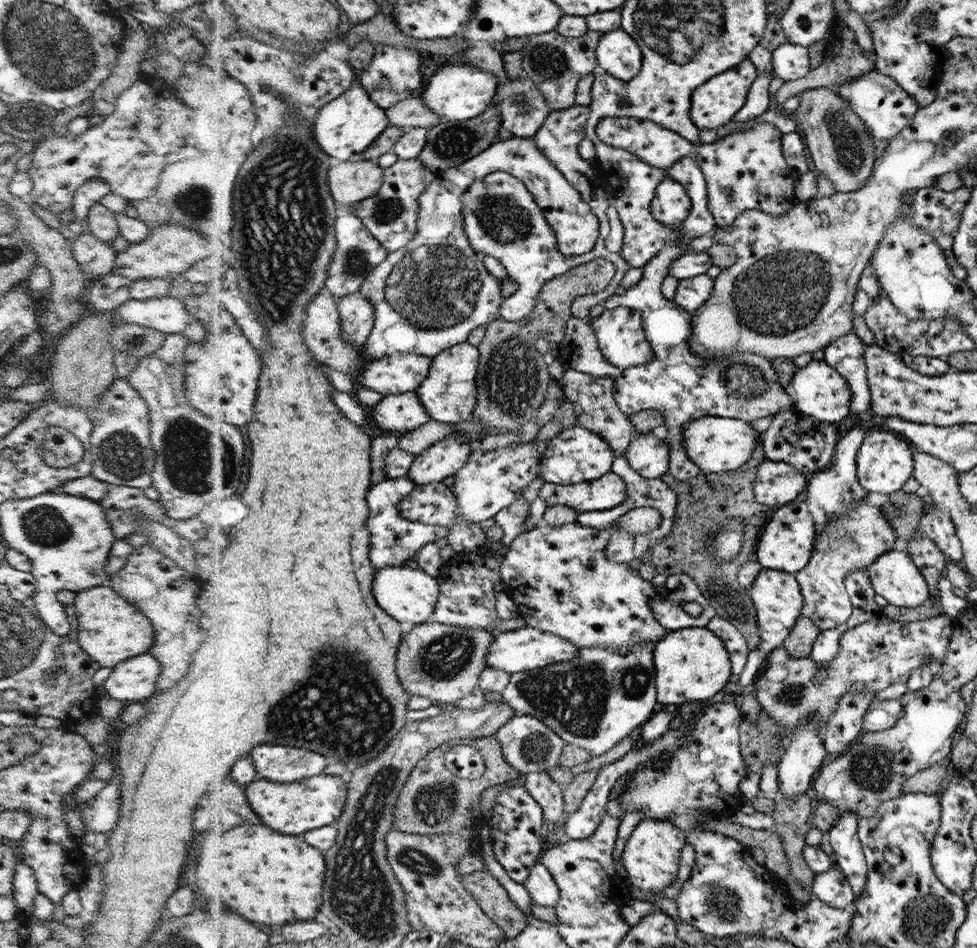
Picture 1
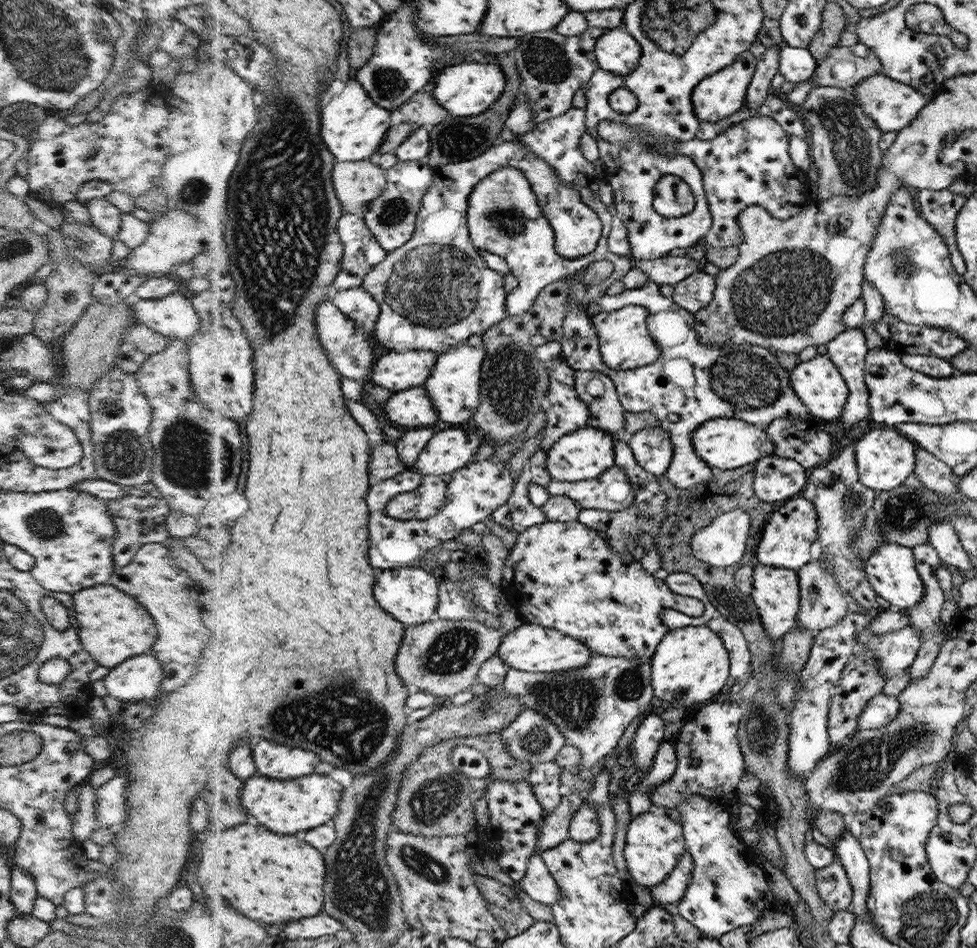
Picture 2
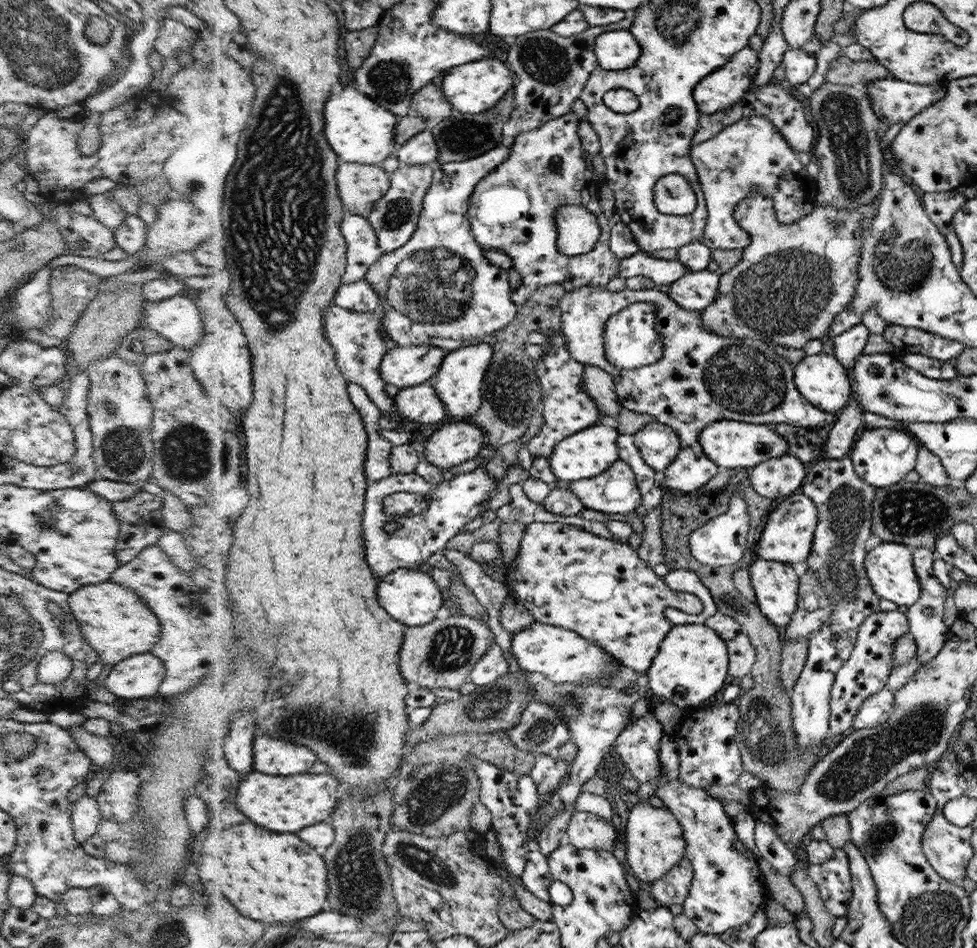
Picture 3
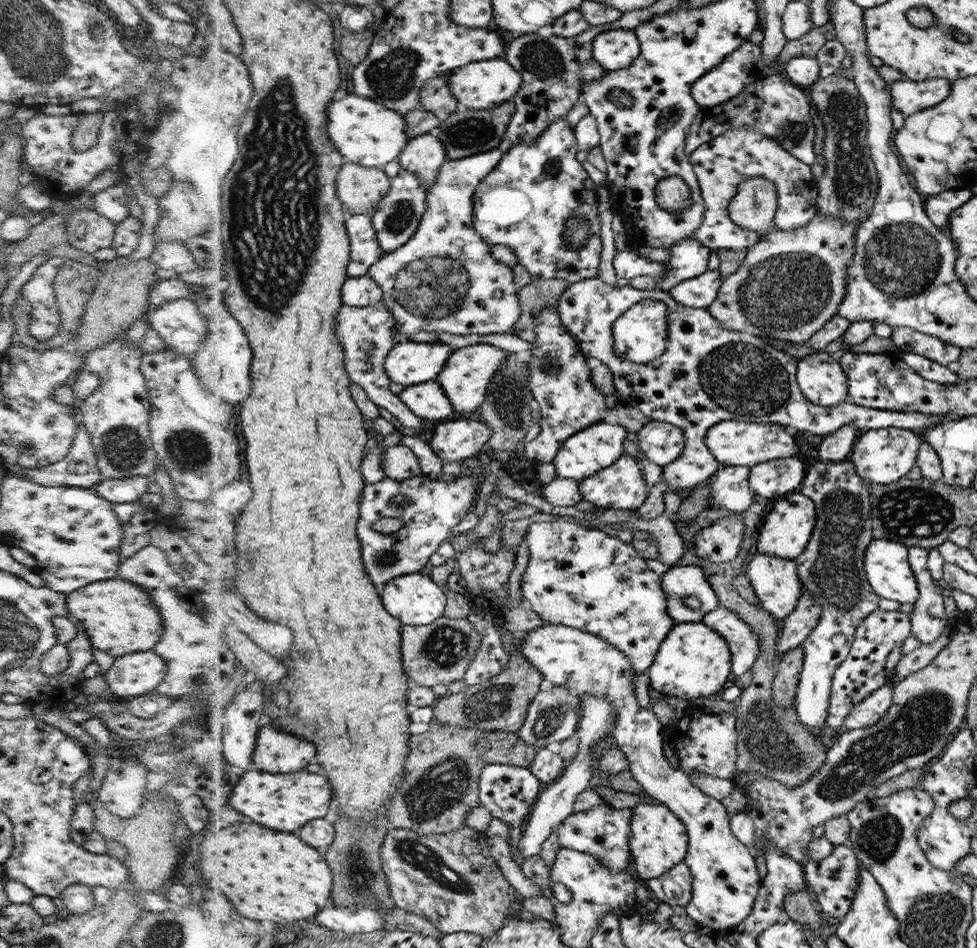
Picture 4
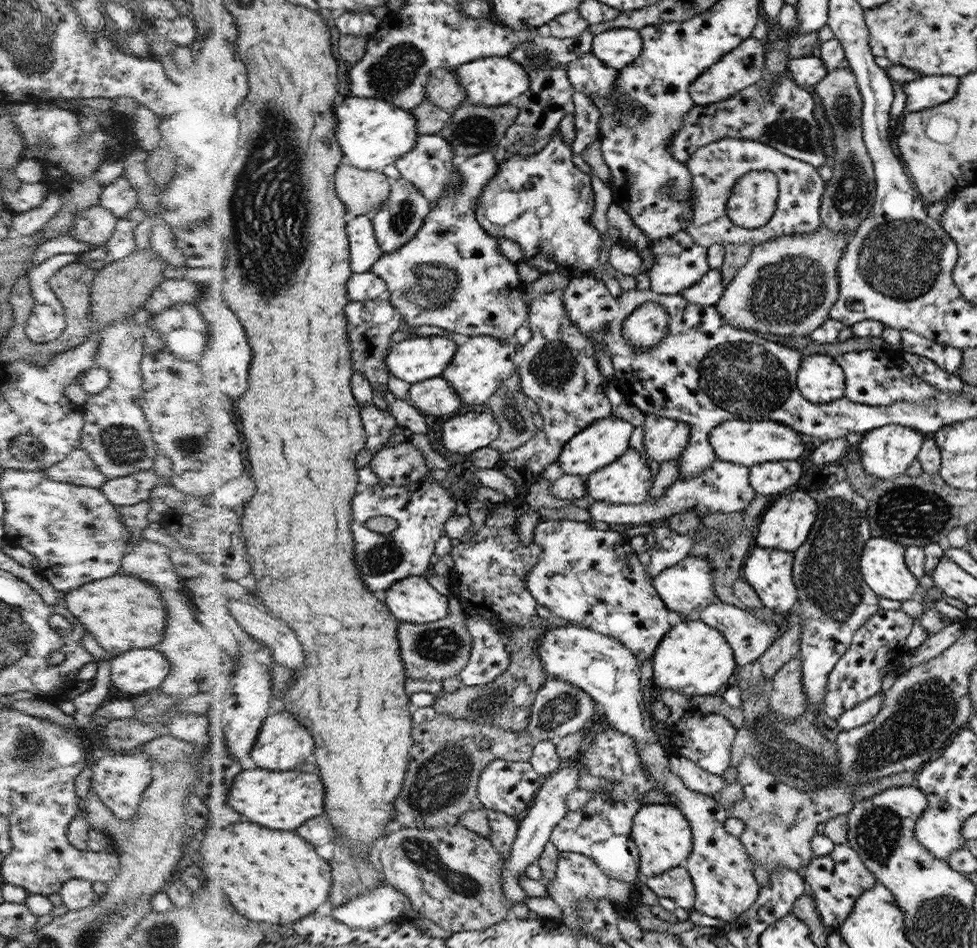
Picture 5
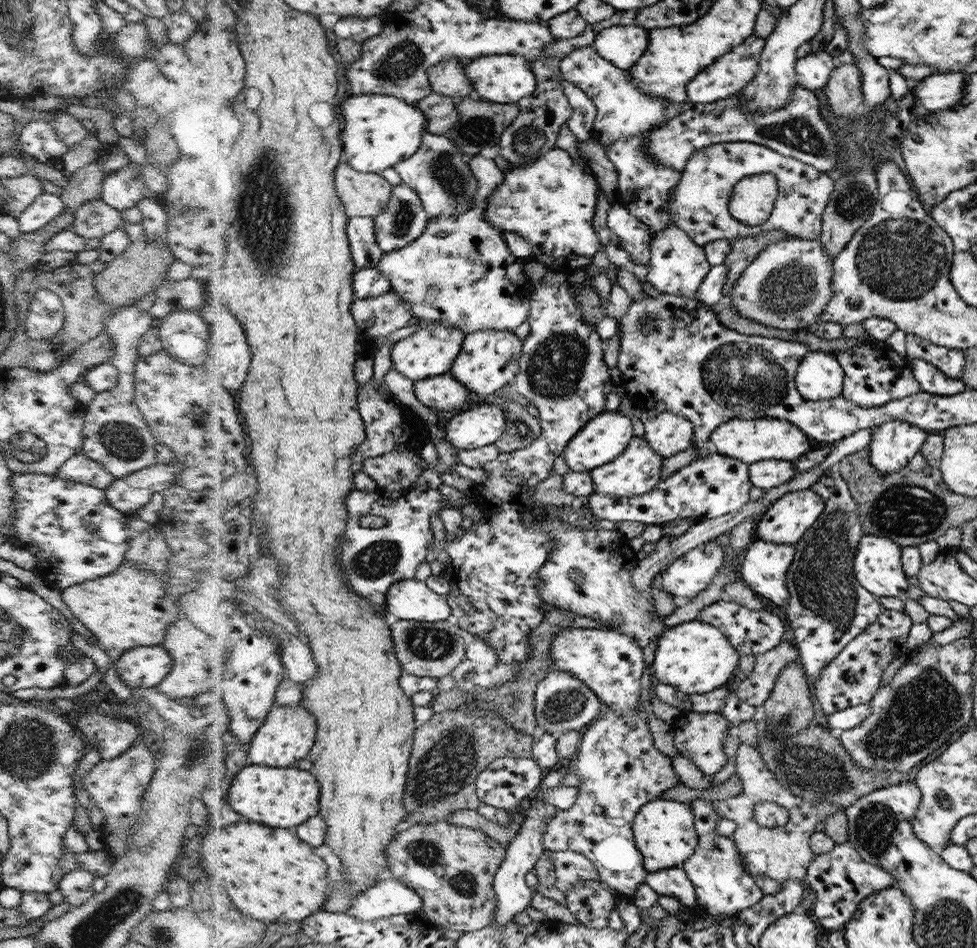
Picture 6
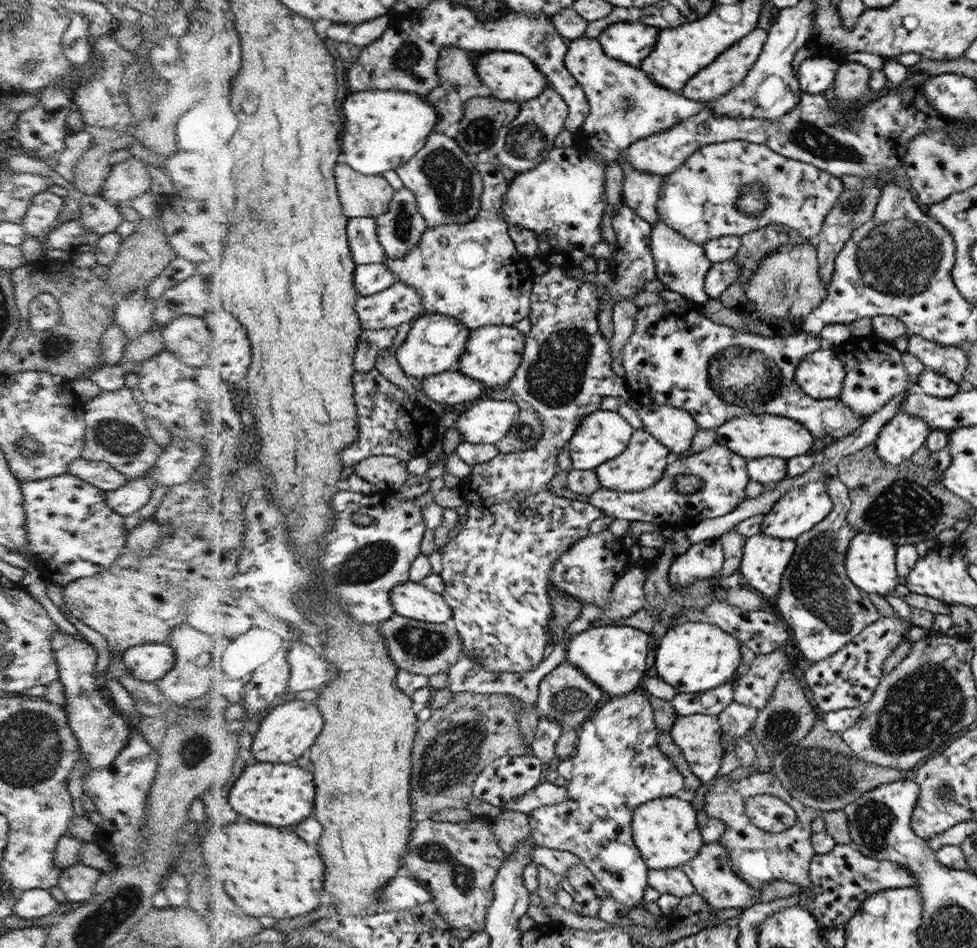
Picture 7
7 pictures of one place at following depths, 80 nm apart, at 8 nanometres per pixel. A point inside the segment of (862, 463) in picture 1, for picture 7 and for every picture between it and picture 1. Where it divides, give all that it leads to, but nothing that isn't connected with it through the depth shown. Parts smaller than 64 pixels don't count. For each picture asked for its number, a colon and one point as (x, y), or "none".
2: (885, 459)
3: (882, 457)
4: (881, 456)
5: (887, 452)
6: (893, 444)
7: (900, 437)

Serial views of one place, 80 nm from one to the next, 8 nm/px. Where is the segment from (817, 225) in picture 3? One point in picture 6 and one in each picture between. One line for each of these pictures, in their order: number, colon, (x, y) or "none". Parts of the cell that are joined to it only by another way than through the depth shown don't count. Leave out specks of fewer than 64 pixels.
4: (791, 283)
5: (788, 286)
6: (788, 285)

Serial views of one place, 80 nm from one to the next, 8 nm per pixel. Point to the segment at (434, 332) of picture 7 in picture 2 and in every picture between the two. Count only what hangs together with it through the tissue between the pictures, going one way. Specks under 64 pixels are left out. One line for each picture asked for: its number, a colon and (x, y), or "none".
2: (396, 370)
3: (405, 366)
4: (411, 363)
5: (419, 359)
6: (434, 350)

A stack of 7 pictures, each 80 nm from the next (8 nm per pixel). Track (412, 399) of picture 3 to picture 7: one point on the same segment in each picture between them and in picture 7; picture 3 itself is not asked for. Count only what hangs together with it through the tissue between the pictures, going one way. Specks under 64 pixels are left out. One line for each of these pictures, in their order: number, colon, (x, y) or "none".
4: (429, 400)
5: (437, 396)
6: (444, 393)
7: (452, 387)

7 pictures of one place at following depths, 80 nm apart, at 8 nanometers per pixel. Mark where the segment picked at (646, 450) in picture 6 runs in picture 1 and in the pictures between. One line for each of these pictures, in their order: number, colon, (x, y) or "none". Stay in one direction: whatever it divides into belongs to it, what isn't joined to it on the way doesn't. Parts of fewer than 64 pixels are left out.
1: (606, 492)
2: (612, 491)
3: (616, 490)
4: (621, 486)
5: (627, 480)

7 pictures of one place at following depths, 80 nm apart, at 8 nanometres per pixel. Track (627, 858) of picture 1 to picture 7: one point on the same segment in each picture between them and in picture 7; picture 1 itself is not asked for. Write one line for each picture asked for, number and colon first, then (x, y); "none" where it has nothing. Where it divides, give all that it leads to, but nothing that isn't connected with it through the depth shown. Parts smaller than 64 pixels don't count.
2: (654, 842)
3: (654, 842)
4: (660, 841)
5: (664, 834)
6: (665, 833)
7: (666, 831)

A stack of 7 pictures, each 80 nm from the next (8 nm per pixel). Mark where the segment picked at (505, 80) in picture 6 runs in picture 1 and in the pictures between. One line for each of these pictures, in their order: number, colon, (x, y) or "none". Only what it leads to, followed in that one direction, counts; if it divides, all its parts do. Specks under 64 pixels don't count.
1: (456, 93)
2: (469, 89)
3: (474, 87)
4: (482, 85)
5: (493, 81)

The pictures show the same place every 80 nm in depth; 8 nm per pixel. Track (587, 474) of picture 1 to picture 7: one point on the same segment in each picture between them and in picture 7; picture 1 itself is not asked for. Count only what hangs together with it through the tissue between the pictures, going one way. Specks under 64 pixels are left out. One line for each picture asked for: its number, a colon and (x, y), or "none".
2: (580, 455)
3: (586, 454)
4: (586, 453)
5: (601, 443)
6: (606, 436)
7: (603, 435)

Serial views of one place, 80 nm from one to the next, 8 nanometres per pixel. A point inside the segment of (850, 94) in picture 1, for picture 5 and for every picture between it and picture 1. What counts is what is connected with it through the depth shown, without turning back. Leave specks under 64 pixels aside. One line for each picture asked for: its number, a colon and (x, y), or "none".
2: (893, 106)
3: (896, 101)
4: (909, 97)
5: (928, 92)

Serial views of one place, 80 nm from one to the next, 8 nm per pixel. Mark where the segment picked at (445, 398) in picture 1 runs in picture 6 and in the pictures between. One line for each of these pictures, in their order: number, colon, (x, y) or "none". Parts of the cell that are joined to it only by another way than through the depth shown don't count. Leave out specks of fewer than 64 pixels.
2: (456, 384)
3: (460, 380)
4: (470, 370)
5: (483, 362)
6: (489, 360)

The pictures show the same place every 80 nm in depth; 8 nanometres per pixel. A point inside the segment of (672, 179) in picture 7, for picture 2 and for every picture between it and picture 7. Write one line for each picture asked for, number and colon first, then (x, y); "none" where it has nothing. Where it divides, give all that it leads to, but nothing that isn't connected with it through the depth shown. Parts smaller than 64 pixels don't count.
2: (749, 163)
3: (752, 153)
4: (721, 165)
5: (716, 168)
6: (701, 204)

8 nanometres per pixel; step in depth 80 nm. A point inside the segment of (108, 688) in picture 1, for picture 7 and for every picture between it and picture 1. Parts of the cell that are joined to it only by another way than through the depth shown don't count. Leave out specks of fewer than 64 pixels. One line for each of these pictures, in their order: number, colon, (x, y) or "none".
2: (138, 679)
3: (139, 676)
4: (135, 675)
5: (133, 672)
6: (144, 666)
7: (151, 662)

